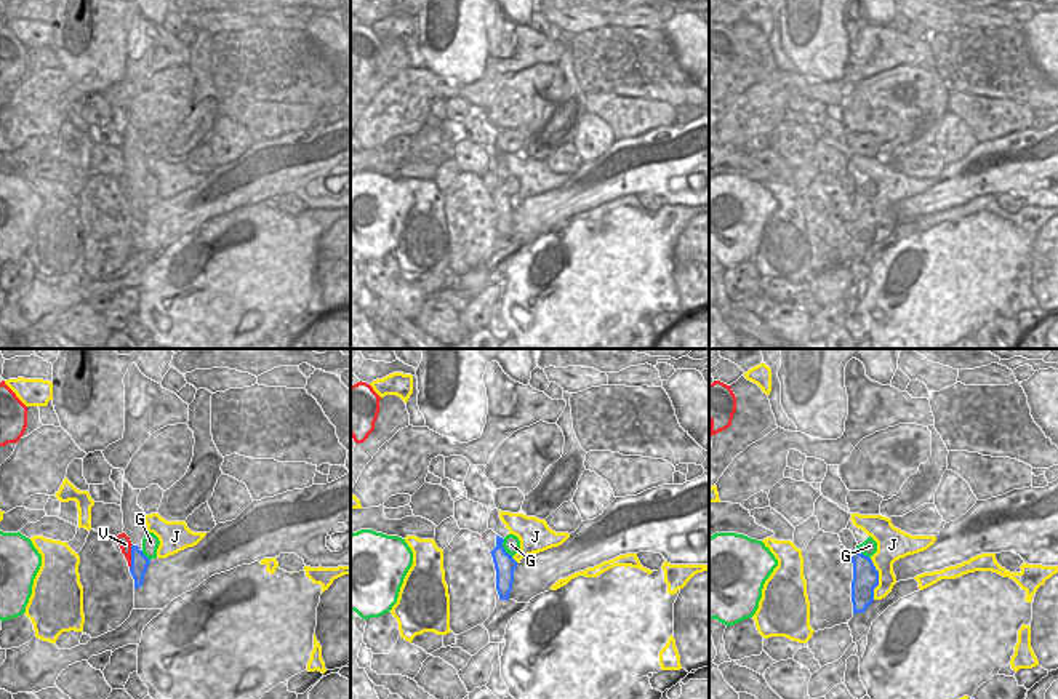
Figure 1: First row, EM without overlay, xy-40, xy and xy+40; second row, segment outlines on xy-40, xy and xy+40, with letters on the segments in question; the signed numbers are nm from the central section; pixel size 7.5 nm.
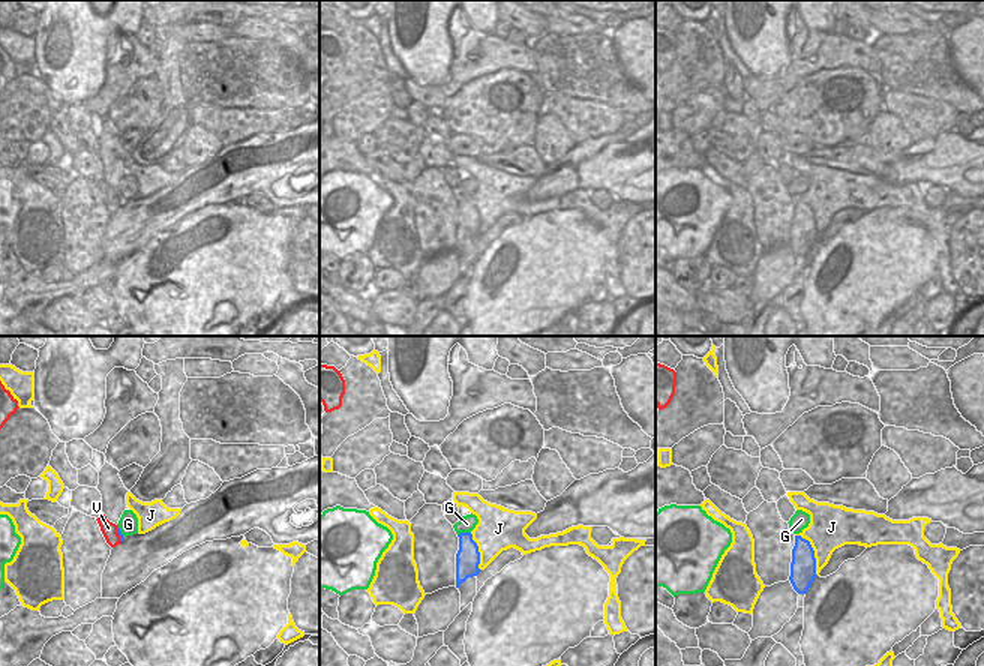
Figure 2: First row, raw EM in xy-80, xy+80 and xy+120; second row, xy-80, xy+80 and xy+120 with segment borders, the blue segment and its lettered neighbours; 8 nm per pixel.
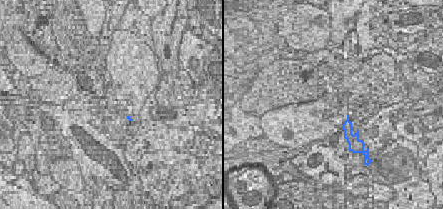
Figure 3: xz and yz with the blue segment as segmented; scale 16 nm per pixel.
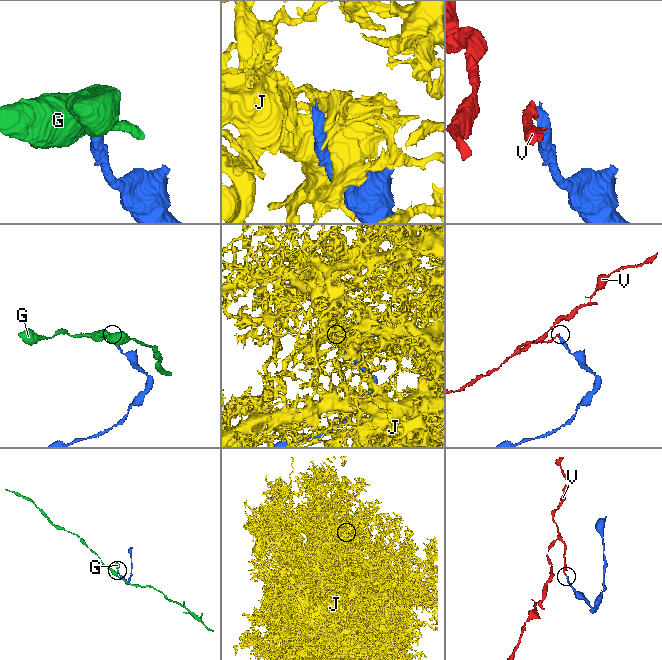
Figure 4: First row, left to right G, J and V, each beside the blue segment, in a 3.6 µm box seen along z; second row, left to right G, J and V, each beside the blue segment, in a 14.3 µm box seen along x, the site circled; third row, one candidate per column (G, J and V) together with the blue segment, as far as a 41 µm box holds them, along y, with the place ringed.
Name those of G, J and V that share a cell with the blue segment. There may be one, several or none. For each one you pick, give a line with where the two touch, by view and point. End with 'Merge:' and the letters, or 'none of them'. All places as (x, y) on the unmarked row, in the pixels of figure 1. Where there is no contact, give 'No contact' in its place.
Merge: none of them.

